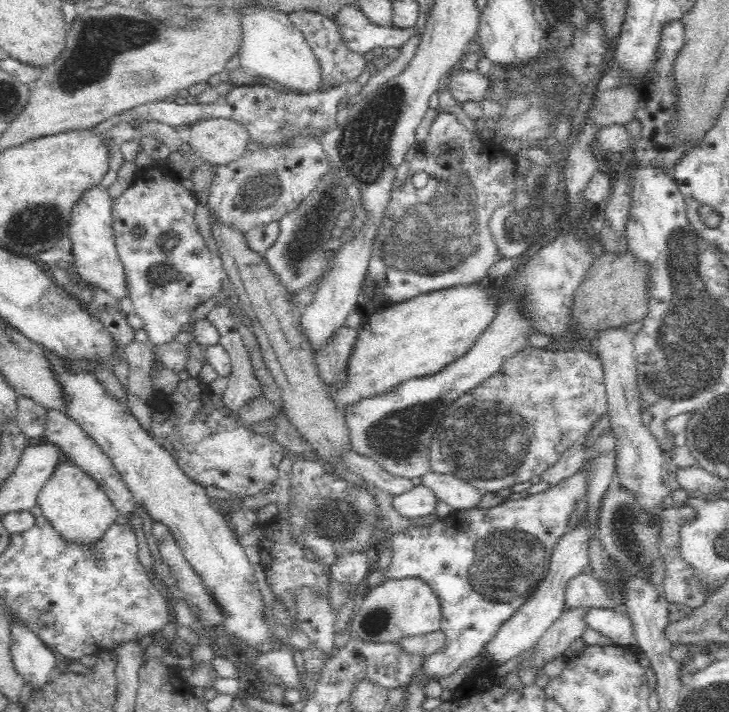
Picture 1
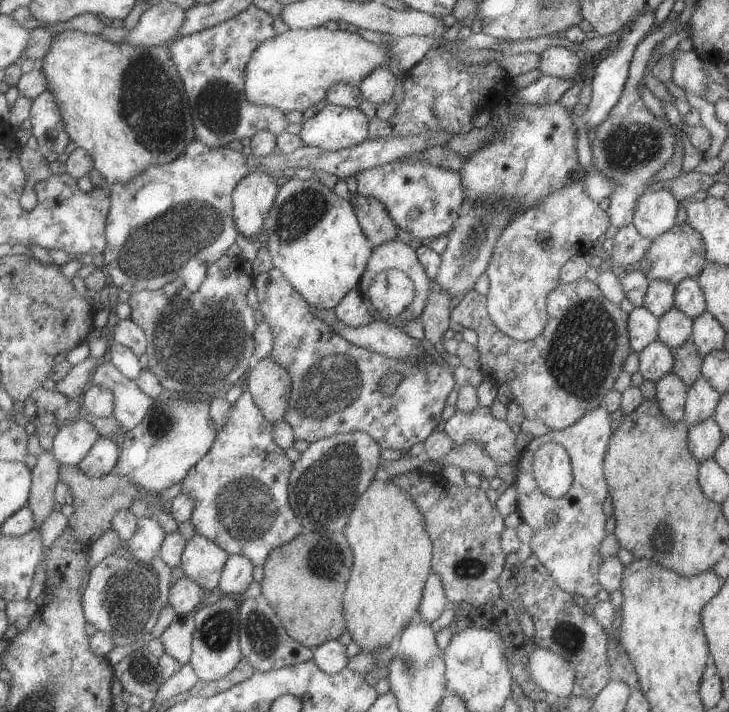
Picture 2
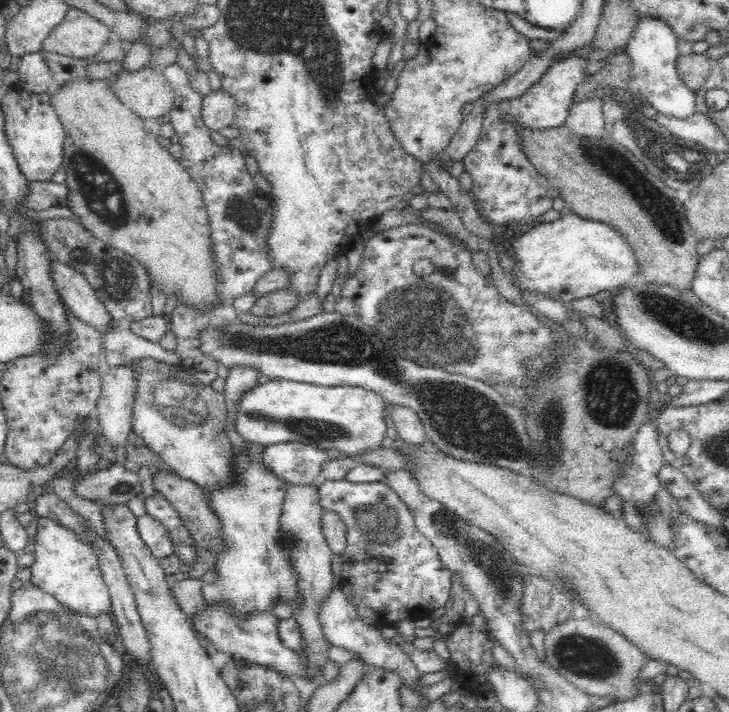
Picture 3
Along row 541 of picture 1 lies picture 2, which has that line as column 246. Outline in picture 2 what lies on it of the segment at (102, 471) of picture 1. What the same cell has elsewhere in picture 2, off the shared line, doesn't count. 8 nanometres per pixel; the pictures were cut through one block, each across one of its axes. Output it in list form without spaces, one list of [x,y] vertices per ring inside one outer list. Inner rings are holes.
[[[265,172],[249,174],[235,188],[235,222],[237,230],[248,240],[265,232],[264,224],[275,206],[279,189],[277,179]]]

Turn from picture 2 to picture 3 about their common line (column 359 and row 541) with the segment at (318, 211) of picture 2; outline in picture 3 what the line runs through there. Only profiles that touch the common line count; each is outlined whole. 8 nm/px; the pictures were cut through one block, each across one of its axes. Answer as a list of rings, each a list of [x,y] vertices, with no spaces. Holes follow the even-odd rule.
[[[243,440],[245,446],[240,449],[233,448],[232,476],[230,480],[216,490],[202,488],[202,493],[210,505],[210,509],[218,517],[218,533],[220,533],[220,546],[216,548],[216,564],[214,570],[218,574],[218,580],[208,584],[203,582],[202,593],[207,605],[214,605],[218,609],[224,609],[230,613],[232,619],[247,619],[254,613],[273,613],[276,603],[286,603],[292,612],[301,607],[299,596],[300,579],[293,565],[288,544],[284,541],[283,532],[279,523],[282,514],[284,497],[287,493],[288,484],[266,466],[264,453],[266,445]]]

